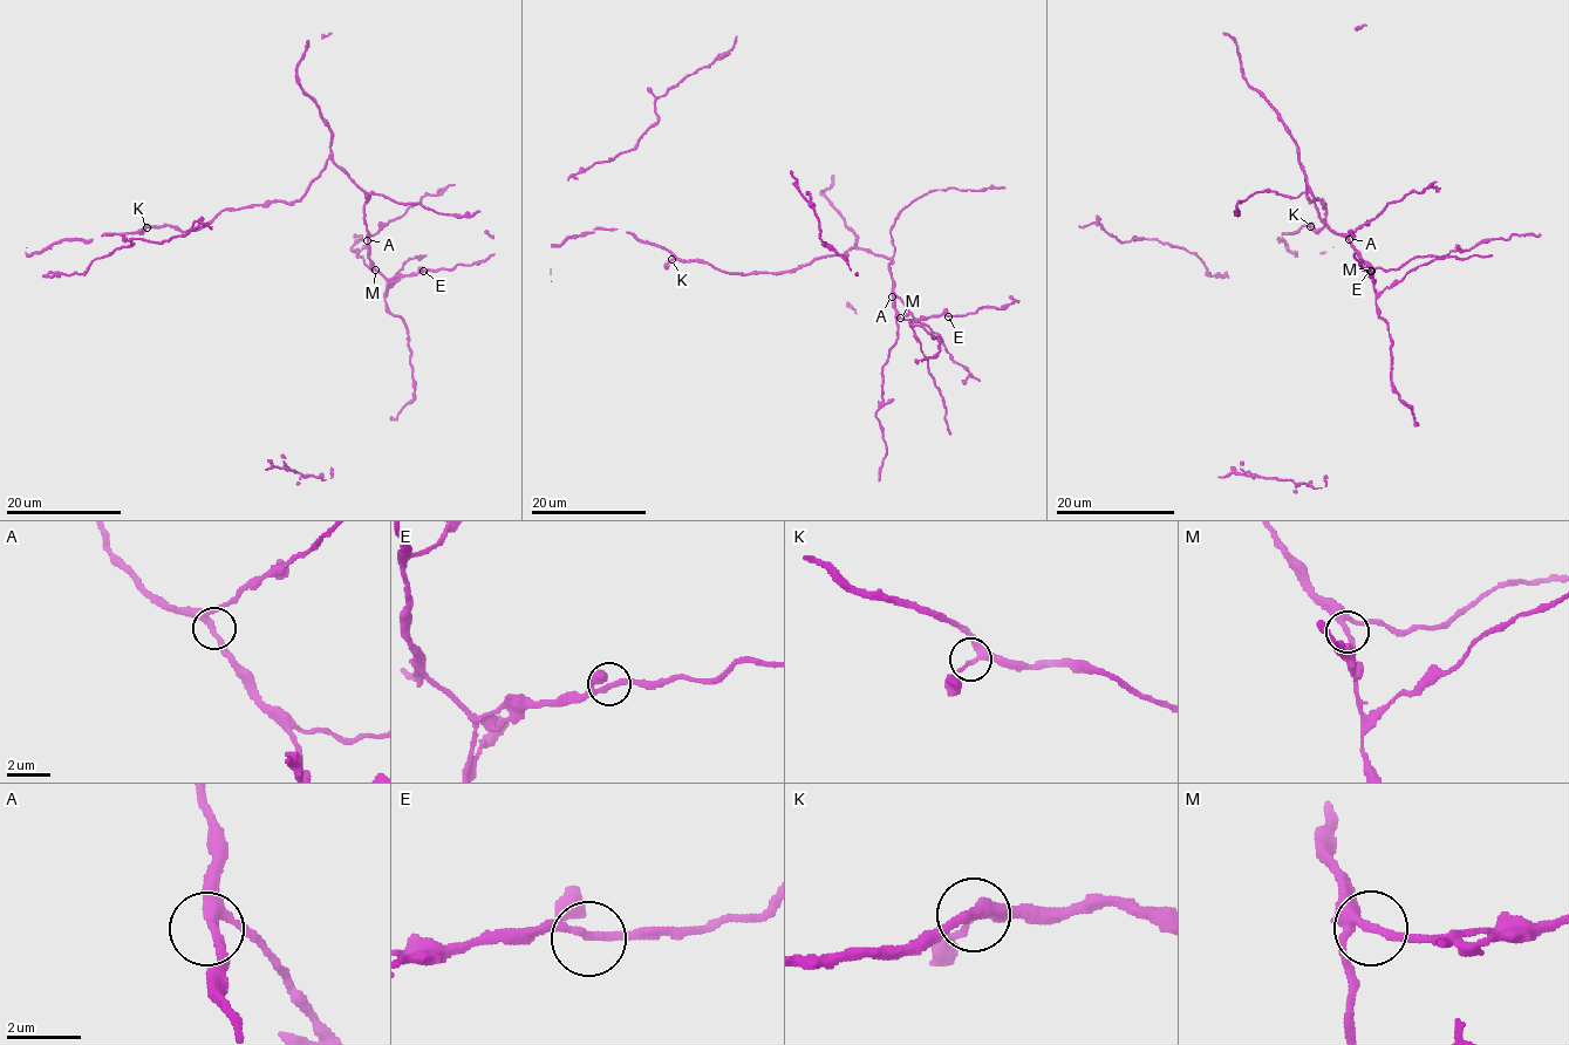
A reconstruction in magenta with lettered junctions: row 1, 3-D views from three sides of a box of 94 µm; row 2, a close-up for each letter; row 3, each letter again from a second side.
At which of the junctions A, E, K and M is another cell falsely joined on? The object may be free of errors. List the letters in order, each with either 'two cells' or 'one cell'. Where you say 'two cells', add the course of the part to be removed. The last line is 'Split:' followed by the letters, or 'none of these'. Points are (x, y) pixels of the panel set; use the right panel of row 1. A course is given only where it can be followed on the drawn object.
A: one cell
E: one cell
K: one cell
M: one cell
Split: none of these

